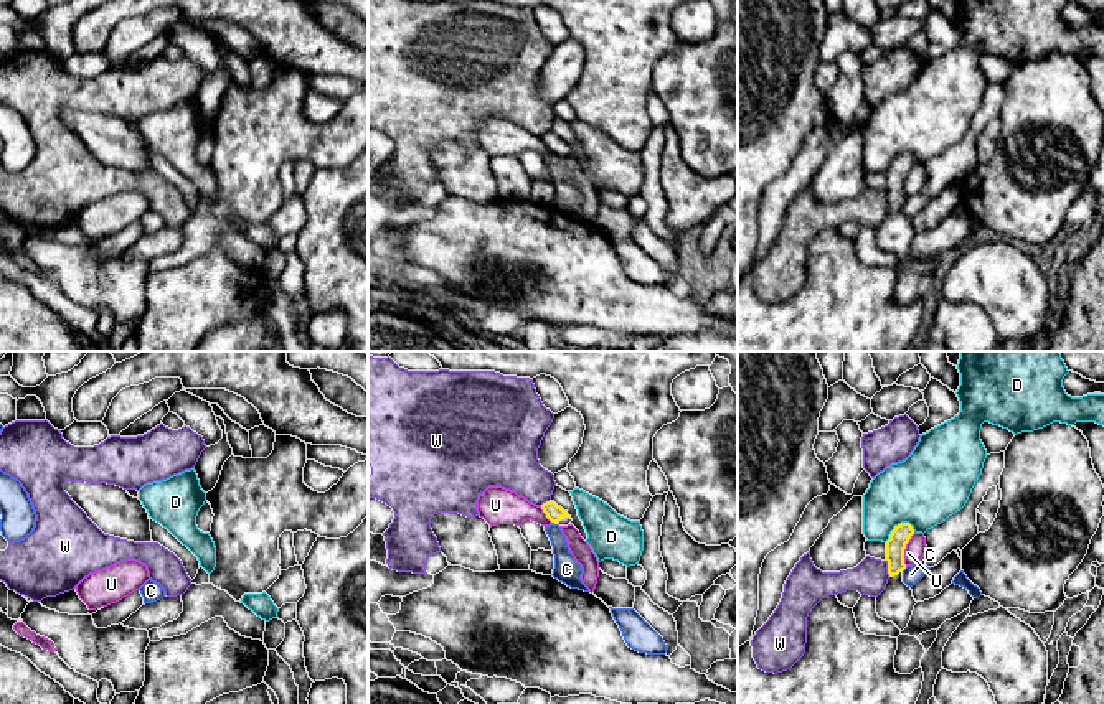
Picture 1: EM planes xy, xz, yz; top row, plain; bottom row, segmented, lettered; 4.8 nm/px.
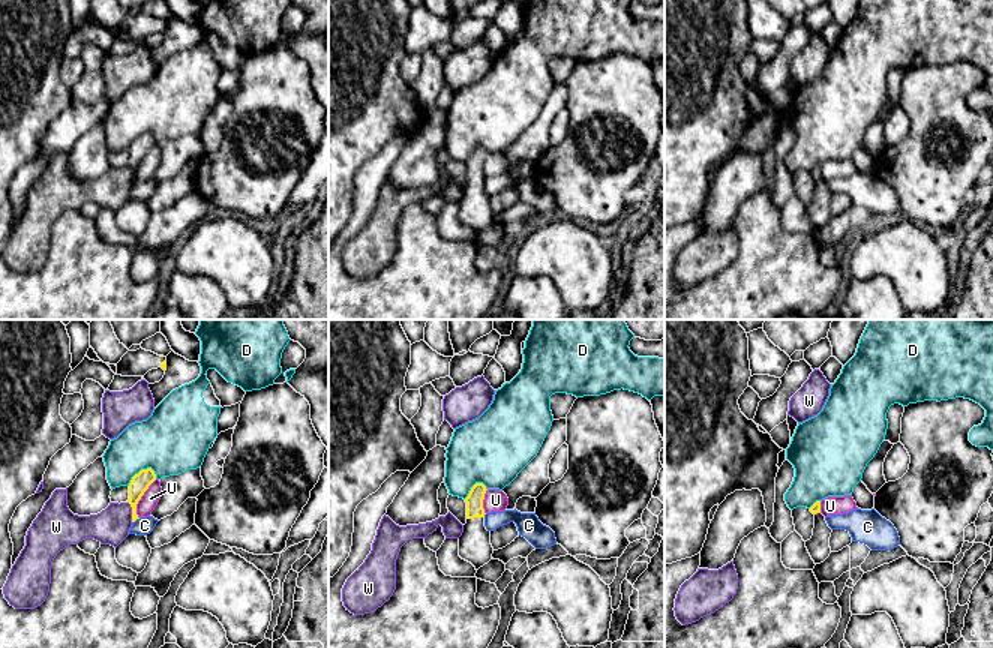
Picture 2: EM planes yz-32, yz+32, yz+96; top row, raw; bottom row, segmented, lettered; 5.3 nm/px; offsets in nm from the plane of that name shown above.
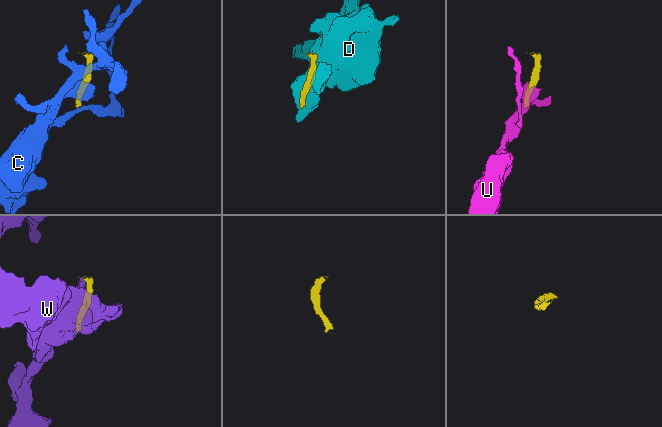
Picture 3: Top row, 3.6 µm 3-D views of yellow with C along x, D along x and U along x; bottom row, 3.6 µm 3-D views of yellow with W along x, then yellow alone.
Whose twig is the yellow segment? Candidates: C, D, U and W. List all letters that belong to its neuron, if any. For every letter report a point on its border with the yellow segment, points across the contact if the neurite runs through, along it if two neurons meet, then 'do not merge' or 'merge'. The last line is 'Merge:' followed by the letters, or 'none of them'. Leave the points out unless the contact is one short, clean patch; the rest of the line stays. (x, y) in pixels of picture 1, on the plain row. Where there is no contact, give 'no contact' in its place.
C: meets yellow in yz at (903, 200); border along yz (906, 198), (901, 201); do not merge
D: meets yellow in yz at (898, 155); do not merge
U: meets yellow in yz at (905, 178); border along yz (915, 162), (905, 180), (905, 197); do not merge
W: meets yellow in yz at (888, 198); border along yz (886, 190), (886, 203), (890, 206); do not merge
Merge: none of them

